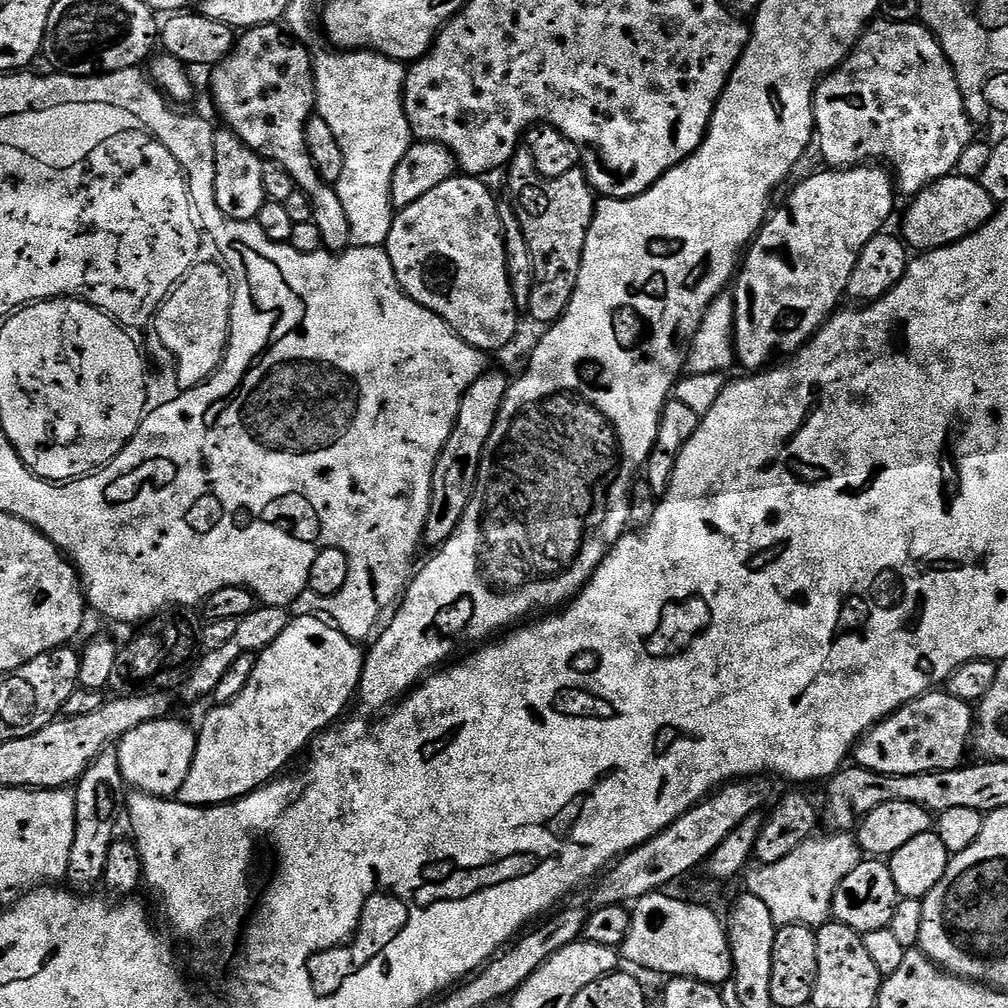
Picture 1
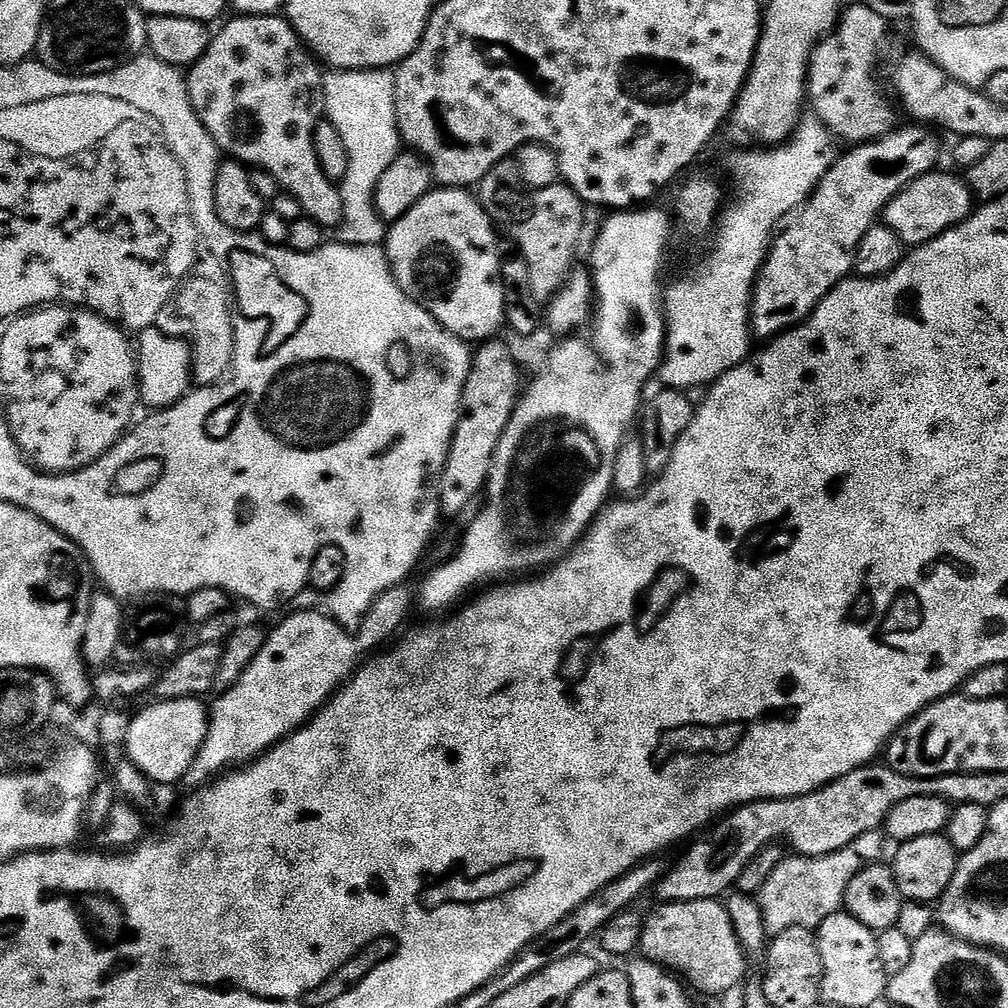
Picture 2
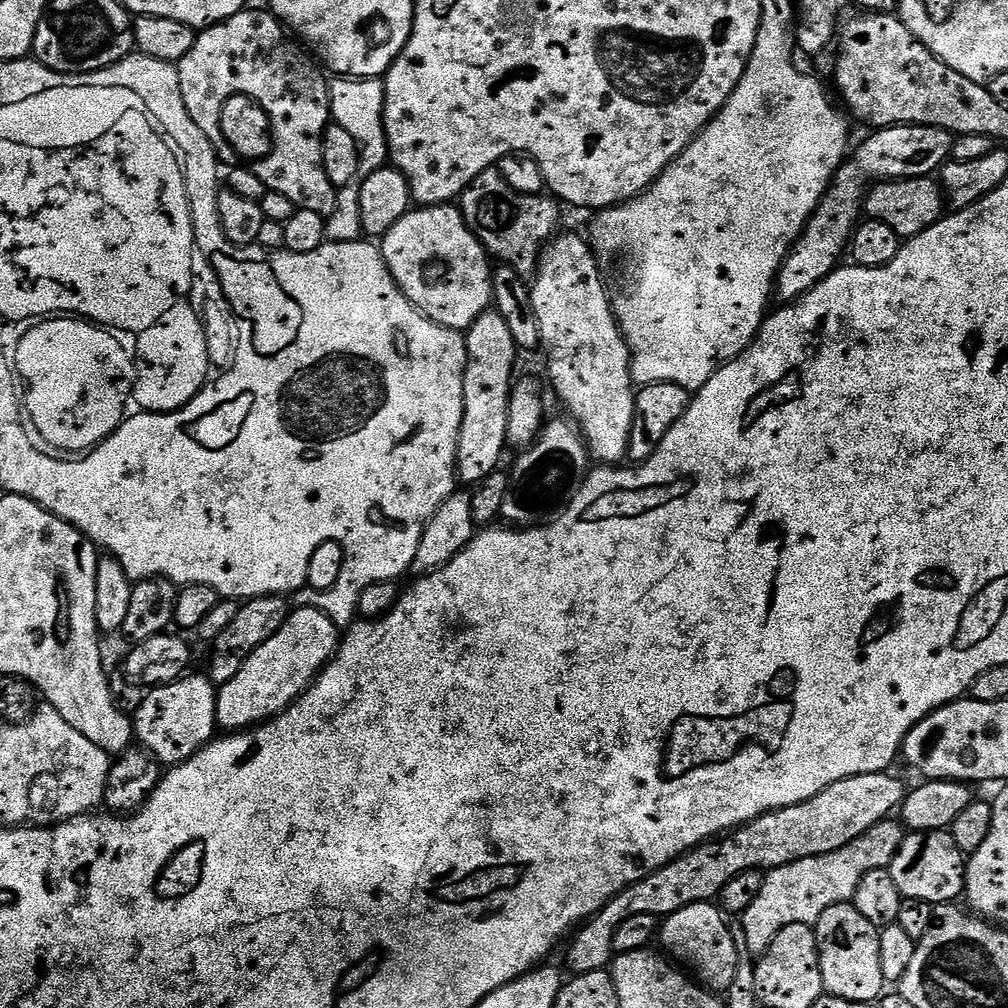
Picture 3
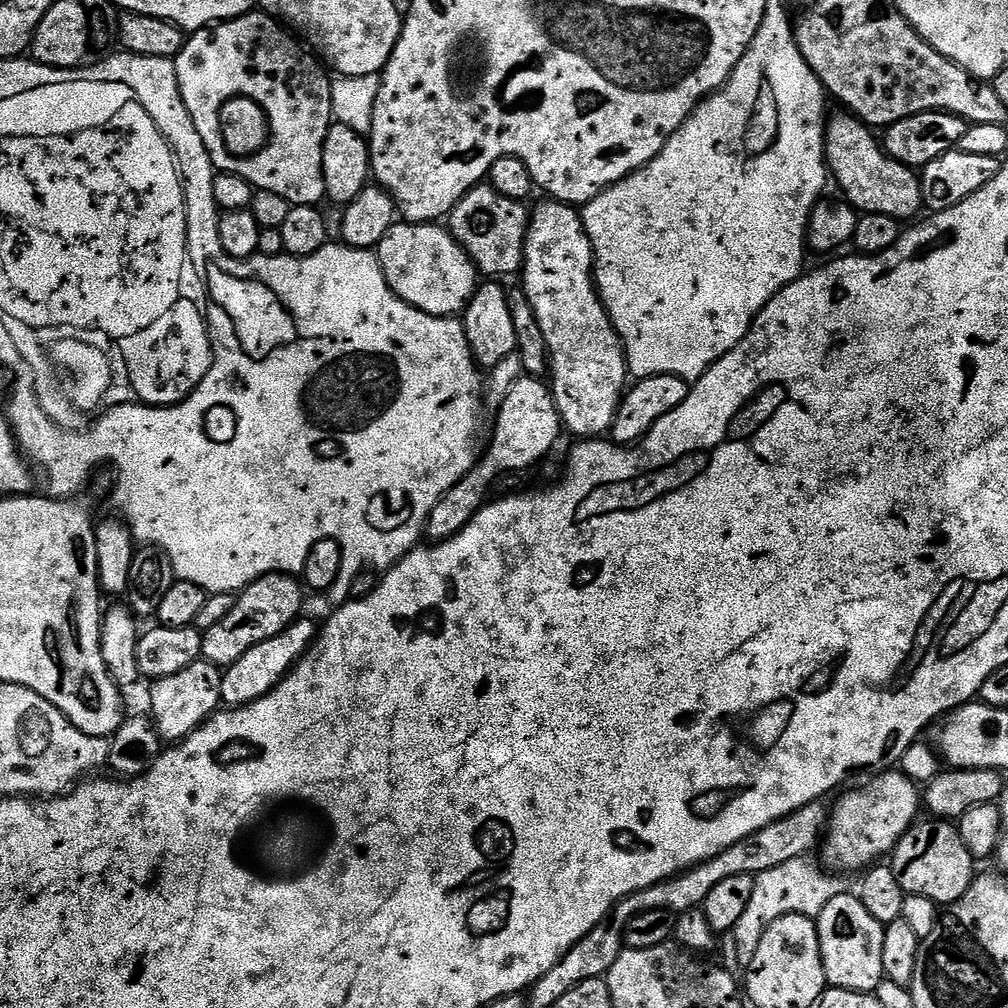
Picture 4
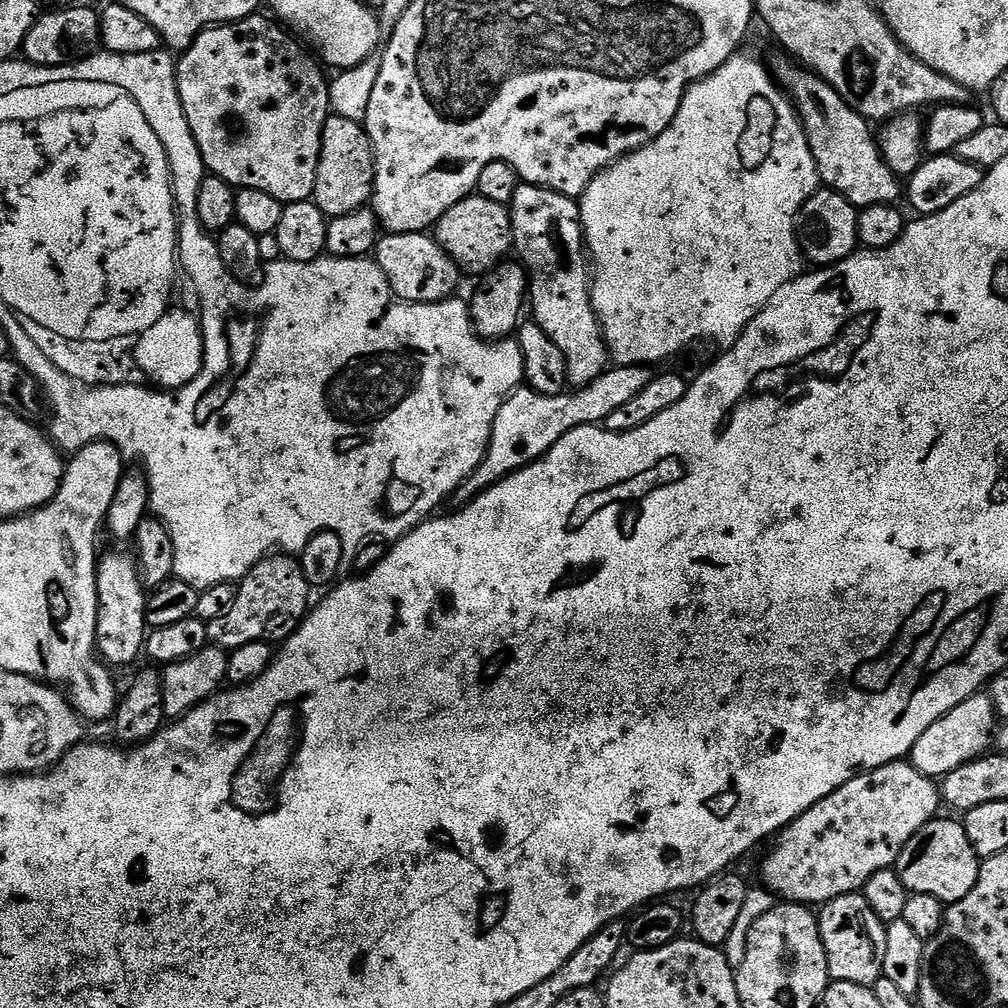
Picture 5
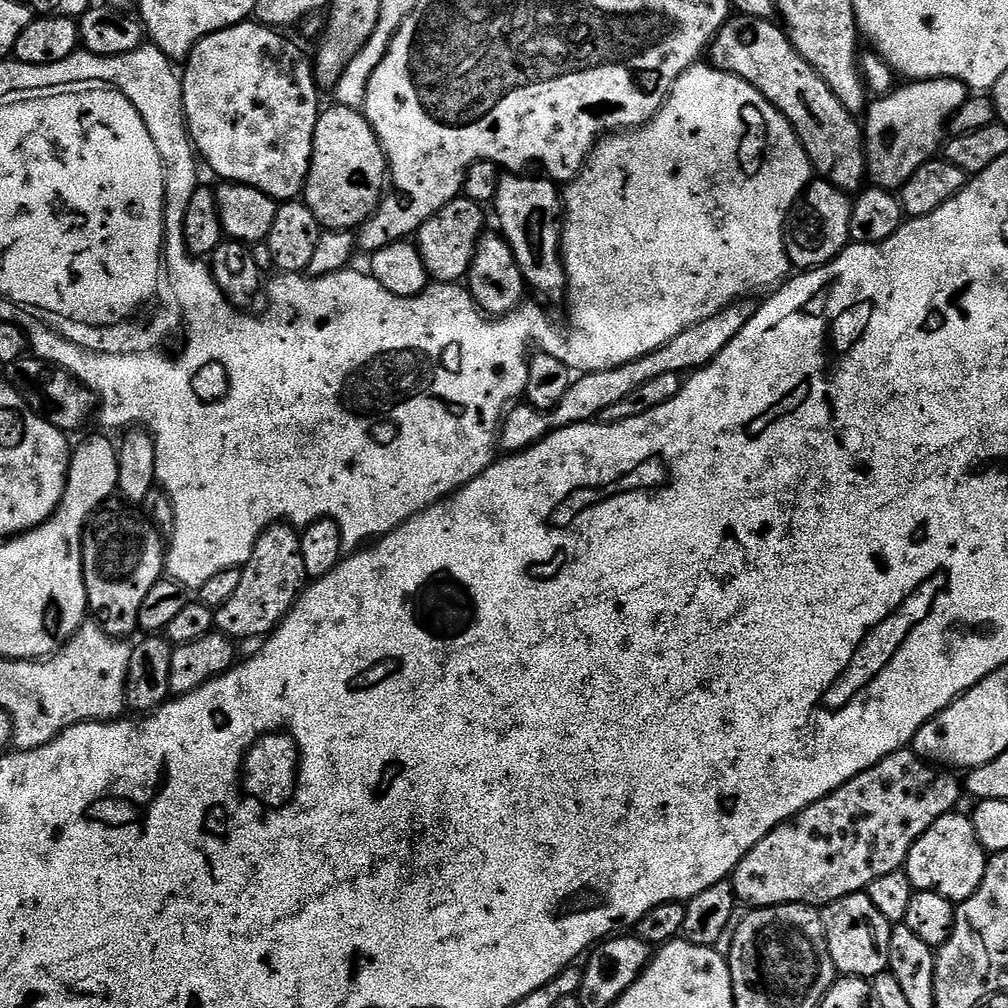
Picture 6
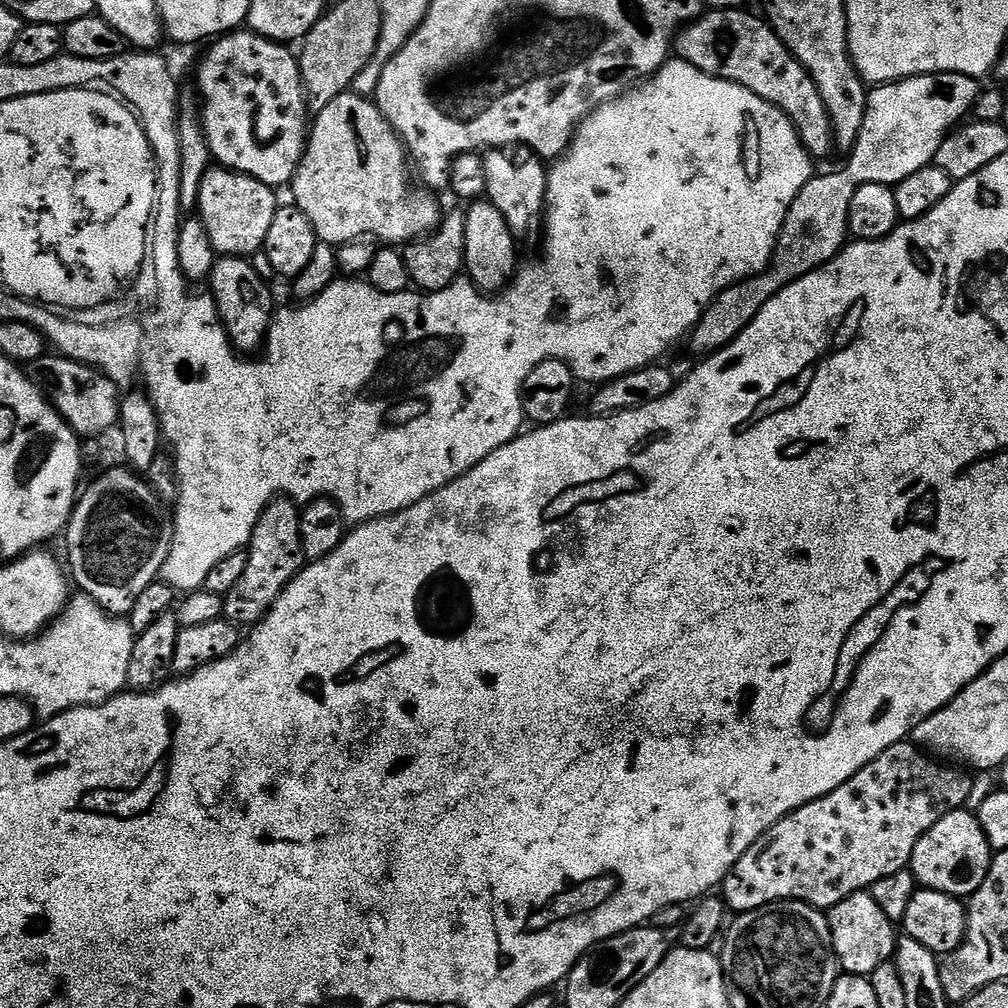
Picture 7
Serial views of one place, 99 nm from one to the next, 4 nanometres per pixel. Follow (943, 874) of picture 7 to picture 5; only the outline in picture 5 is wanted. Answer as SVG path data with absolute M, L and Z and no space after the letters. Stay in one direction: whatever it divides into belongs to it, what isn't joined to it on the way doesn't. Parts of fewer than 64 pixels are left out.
M937 818L922 826L922 830L906 842L894 867L909 894L930 894L947 906L966 898L966 894L974 890L981 863L974 846L970 846L970 838L966 838L963 823L959 819Z

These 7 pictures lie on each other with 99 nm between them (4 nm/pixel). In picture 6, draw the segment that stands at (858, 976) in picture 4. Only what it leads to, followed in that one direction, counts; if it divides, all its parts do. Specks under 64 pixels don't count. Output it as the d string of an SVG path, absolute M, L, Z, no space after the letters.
M867 891L855 892L846 898L838 898L833 904L823 905L822 919L830 958L840 976L871 978L888 971L888 951L893 925L886 918L882 918L882 914L878 914L878 909L874 907L874 902L870 902Z

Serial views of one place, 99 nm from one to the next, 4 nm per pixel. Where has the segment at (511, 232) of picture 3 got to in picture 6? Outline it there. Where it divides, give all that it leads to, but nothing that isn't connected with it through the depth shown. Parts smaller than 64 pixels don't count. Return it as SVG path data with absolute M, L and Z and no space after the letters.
M452 200L416 231L414 243L429 277L437 284L460 284L472 268L476 244L486 231L485 209L473 200Z

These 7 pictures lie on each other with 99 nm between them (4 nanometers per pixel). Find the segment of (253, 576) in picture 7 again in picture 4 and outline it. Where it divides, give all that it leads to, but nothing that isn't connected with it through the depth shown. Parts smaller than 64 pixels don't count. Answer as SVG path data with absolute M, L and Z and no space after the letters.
M271 572L269 576L255 580L237 595L234 610L230 610L230 614L226 614L226 618L222 618L218 626L210 626L210 630L202 633L202 659L226 670L234 666L234 662L238 662L238 658L242 658L246 650L258 646L258 642L266 642L266 638L282 634L282 630L301 619L303 612L300 611L304 608L303 591L305 589L301 581L292 574Z

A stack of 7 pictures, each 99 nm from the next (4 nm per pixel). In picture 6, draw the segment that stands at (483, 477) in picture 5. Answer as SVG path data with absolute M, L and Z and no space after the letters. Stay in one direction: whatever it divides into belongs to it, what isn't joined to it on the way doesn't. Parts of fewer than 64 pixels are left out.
M752 302L732 304L723 312L682 330L682 334L678 334L678 338L670 338L666 346L658 346L658 350L646 354L643 358L634 358L634 362L626 362L610 370L577 375L570 390L566 390L562 402L558 402L554 410L539 412L526 402L509 407L498 429L499 447L504 447L503 451L508 454L521 452L531 444L544 439L555 429L595 421L602 414L602 410L614 406L614 402L622 402L627 396L634 394L634 390L638 390L642 382L650 382L650 378L658 378L661 374L691 374L706 367L714 358L718 358L718 354L722 354L722 350L726 350L726 346L730 346L730 342L740 333L742 326L746 326L746 322L756 313L757 305L748 303Z

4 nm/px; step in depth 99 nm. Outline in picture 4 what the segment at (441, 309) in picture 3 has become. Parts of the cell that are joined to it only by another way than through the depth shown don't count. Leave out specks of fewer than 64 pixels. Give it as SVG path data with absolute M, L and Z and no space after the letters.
M397 222L382 238L378 249L380 268L398 298L431 316L456 318L472 301L478 287L478 273L447 227L439 223Z

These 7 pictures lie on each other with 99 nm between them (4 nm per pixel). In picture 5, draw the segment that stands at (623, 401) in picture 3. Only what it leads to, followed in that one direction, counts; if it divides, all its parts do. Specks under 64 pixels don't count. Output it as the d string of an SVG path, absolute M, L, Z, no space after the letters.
M521 183L519 184L516 189L514 190L514 196L512 198L512 202L510 205L510 217L512 220L512 246L515 252L515 255L520 255L518 257L519 263L522 265L525 273L526 273L526 300L527 303L530 305L530 312L532 308L532 316L531 319L534 321L535 324L539 326L542 330L546 330L546 334L550 338L550 342L554 342L554 346L558 346L558 350L562 352L562 358L565 359L566 364L566 370L568 371L568 383L571 385L573 389L577 388L584 388L586 385L588 385L590 382L594 382L594 378L598 378L601 376L605 370L609 367L610 364L610 353L608 350L607 345L604 343L604 334L600 331L600 323L596 320L596 312L592 308L592 298L590 295L590 264L589 261L586 259L586 245L584 242L584 229L580 227L580 206L579 203L573 197L571 196L563 196L562 194L558 194L557 192L550 191L549 188L539 188L536 184L525 184Z

